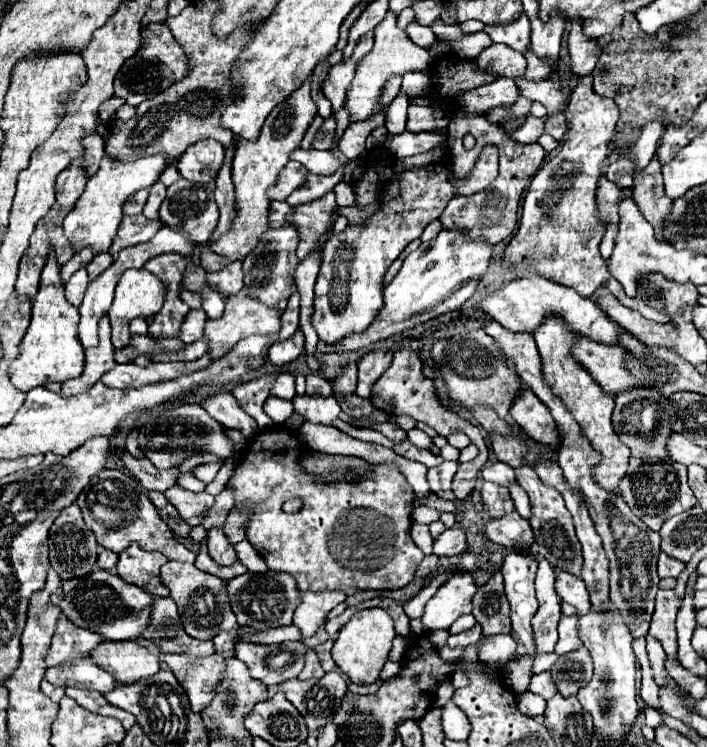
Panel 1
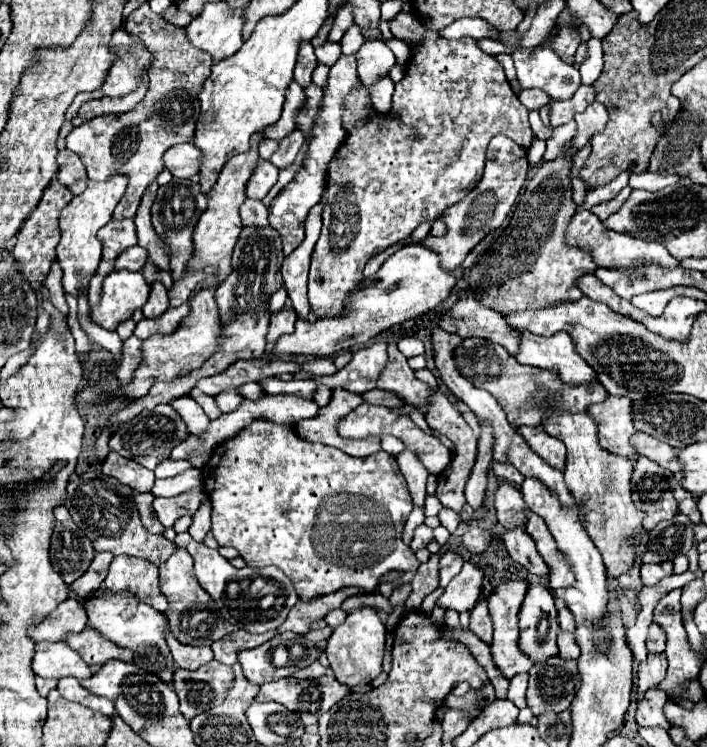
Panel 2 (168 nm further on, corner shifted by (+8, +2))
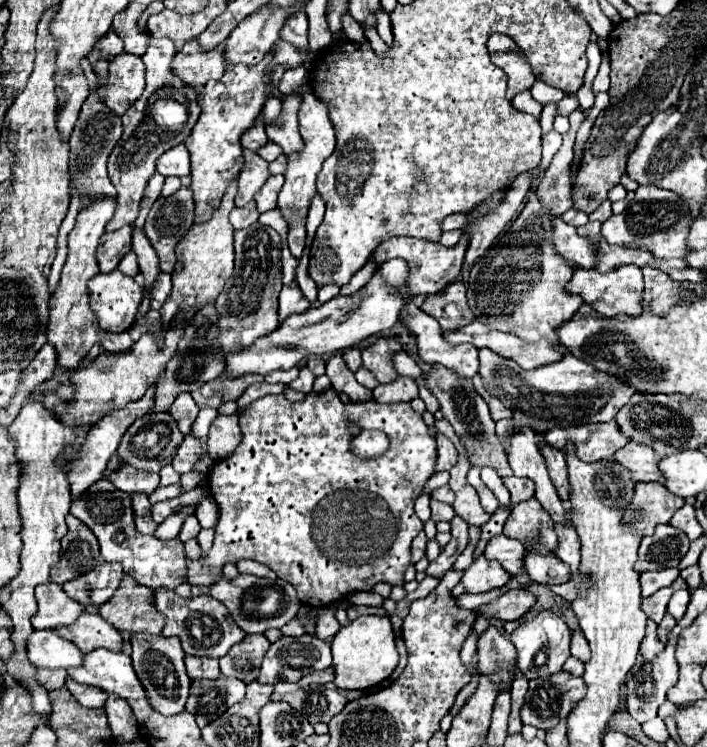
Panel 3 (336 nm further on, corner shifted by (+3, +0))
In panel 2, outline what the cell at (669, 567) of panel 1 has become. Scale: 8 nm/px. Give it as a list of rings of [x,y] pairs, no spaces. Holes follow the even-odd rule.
[[[665,561],[659,565],[641,565],[641,581],[643,585],[655,585],[663,577],[667,577],[673,571],[673,563]]]

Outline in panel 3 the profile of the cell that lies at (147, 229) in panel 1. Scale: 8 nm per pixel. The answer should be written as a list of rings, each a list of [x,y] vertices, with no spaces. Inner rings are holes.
[[[126,225],[118,231],[104,233],[96,249],[96,259],[102,273],[110,273],[118,267],[120,259],[132,249],[132,225]]]

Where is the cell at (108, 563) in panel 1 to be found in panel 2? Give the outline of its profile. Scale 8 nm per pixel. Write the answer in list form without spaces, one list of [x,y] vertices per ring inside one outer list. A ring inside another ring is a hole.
[[[97,553],[95,559],[91,561],[89,569],[77,581],[73,581],[69,585],[69,589],[75,591],[79,599],[91,597],[101,587],[101,583],[105,581],[107,569],[109,569],[109,563],[111,561],[113,561],[113,555],[111,553]]]

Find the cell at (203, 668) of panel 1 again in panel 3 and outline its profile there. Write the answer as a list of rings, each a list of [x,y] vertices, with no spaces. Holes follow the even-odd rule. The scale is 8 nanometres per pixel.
[[[224,677],[218,679],[198,679],[192,681],[190,697],[186,701],[186,711],[190,711],[196,717],[198,727],[212,723],[218,719],[228,707],[242,701],[246,685],[236,677]]]

